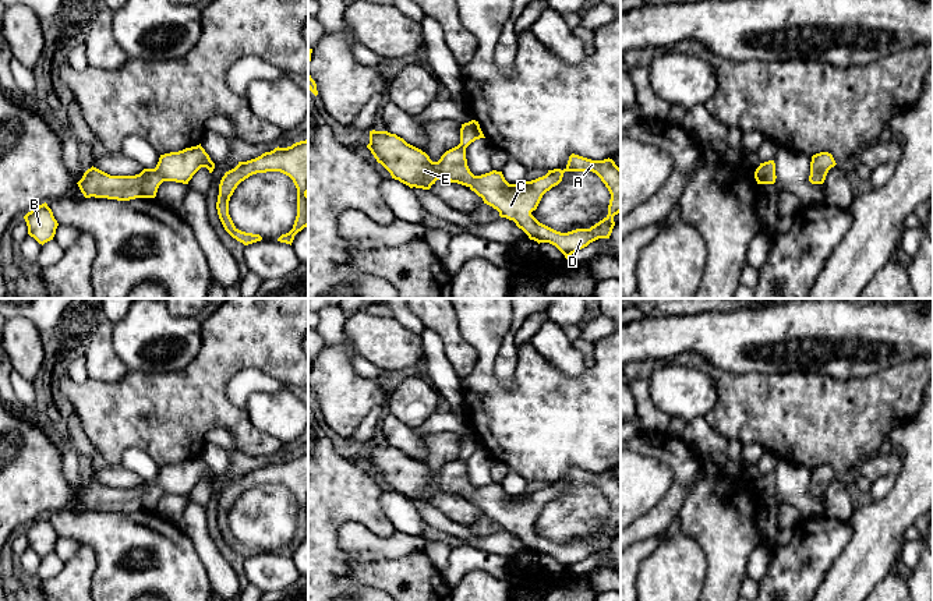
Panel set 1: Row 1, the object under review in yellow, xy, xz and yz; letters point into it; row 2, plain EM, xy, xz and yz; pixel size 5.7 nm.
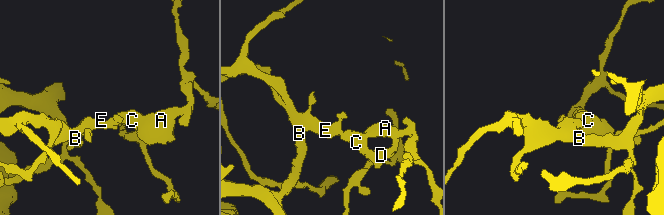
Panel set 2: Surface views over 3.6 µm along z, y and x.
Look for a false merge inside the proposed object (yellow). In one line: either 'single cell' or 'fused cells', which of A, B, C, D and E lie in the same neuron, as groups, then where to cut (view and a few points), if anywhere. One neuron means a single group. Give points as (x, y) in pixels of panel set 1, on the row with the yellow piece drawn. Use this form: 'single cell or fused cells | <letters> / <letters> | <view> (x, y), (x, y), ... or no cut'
single cell | A B C D E | no cut

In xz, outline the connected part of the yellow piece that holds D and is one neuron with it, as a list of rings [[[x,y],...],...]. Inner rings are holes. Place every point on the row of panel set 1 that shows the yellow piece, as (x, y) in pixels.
[[[478,121],[462,124],[460,144],[446,151],[438,162],[432,162],[425,152],[388,131],[370,131],[367,148],[392,178],[410,188],[430,190],[437,180],[469,187],[483,198],[484,204],[496,209],[501,218],[513,220],[530,240],[555,245],[566,259],[598,238],[609,238],[615,226],[614,216],[621,212],[621,169],[612,159],[591,160],[572,153],[563,170],[548,170],[545,176],[536,180],[509,184],[502,172],[492,170],[481,176],[470,172],[466,148],[480,138],[485,137]],[[565,172],[593,172],[611,194],[608,215],[590,229],[561,233],[540,223],[531,215],[543,195],[562,181]]]

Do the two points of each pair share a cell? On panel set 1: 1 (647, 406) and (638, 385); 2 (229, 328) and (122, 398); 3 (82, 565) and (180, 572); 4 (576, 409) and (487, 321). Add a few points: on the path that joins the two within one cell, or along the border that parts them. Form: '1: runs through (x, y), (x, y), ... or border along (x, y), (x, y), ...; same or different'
1: runs through (643, 400), (640, 391); same
2: runs through (212, 359), (173, 398), (152, 398); same
3: border along (81, 545), (87, 545), (95, 558), (91, 586); different
4: runs through (539, 409), (515, 409), (487, 381), (487, 359); same

